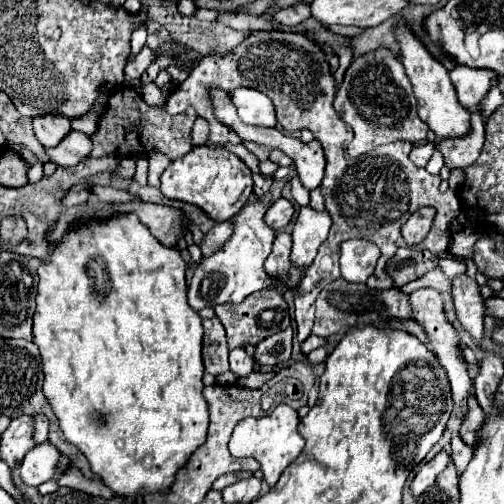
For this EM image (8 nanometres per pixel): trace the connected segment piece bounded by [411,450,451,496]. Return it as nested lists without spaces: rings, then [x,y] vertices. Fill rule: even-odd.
[[[441,450],[433,460],[429,460],[429,462],[417,472],[415,480],[411,482],[413,494],[419,496],[419,494],[423,494],[429,486],[433,486],[435,480],[437,480],[437,474],[441,474],[441,472],[445,470],[445,466],[449,464],[449,460],[451,460],[451,458],[449,458],[449,454],[447,454],[445,450]]]

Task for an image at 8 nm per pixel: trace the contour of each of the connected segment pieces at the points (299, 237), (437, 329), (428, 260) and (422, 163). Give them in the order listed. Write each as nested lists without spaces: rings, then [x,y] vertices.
[[[301,206],[295,226],[293,226],[293,250],[291,262],[293,268],[285,278],[271,278],[289,288],[297,286],[301,280],[301,268],[309,266],[317,256],[317,248],[327,240],[327,232],[331,228],[331,216],[327,210],[317,212],[309,206]]]
[[[422,288],[412,292],[409,296],[409,301],[413,304],[413,318],[425,328],[425,332],[431,338],[431,344],[433,344],[437,356],[439,356],[439,362],[441,362],[441,366],[445,368],[445,372],[449,376],[451,392],[453,392],[453,400],[455,400],[453,416],[455,418],[463,418],[465,412],[467,412],[463,400],[471,394],[471,378],[469,378],[467,366],[463,362],[463,356],[459,352],[459,342],[461,342],[459,334],[457,334],[457,330],[443,316],[443,296],[431,288]]]
[[[399,248],[395,256],[387,262],[385,272],[393,278],[393,286],[401,288],[407,282],[413,282],[427,274],[429,270],[437,268],[437,258],[427,250],[411,250]]]
[[[423,144],[423,146],[417,146],[417,148],[413,148],[413,152],[409,154],[409,158],[411,158],[411,162],[413,162],[415,166],[419,166],[419,168],[425,168],[425,166],[427,166],[427,152],[433,152],[433,146],[427,146],[427,144]]]

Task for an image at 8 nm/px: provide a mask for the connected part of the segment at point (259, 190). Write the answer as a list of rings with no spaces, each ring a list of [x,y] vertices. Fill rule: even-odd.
[[[251,172],[251,175],[254,182],[253,193],[257,197],[265,195],[269,191],[273,180],[271,178],[262,177],[254,172]]]

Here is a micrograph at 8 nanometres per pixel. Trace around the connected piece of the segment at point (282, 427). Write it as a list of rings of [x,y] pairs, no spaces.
[[[279,404],[271,412],[271,416],[241,420],[241,424],[237,424],[237,428],[233,430],[233,436],[229,440],[229,450],[237,458],[245,458],[245,456],[255,458],[261,464],[261,472],[263,472],[265,480],[269,482],[269,486],[275,486],[279,476],[281,476],[281,472],[305,448],[305,438],[299,434],[297,426],[299,426],[297,412],[291,406],[287,406],[287,404]]]

